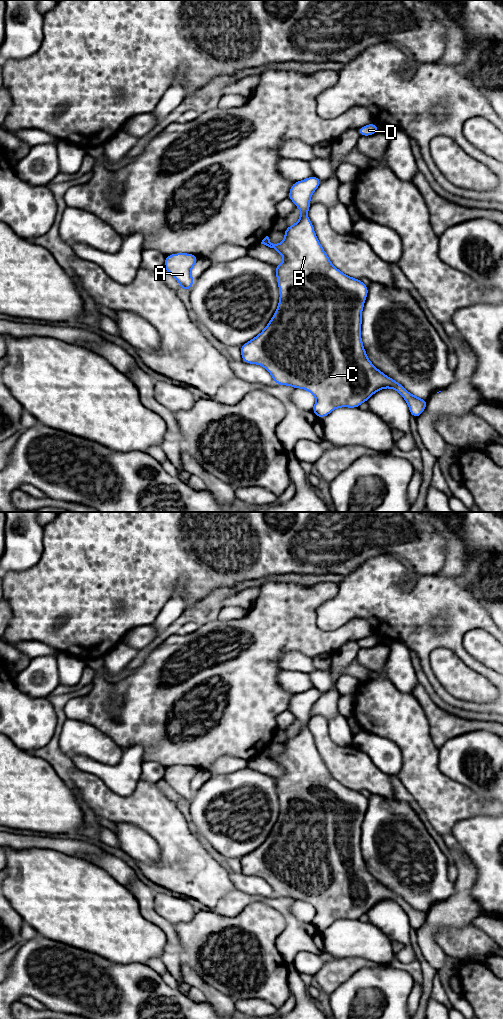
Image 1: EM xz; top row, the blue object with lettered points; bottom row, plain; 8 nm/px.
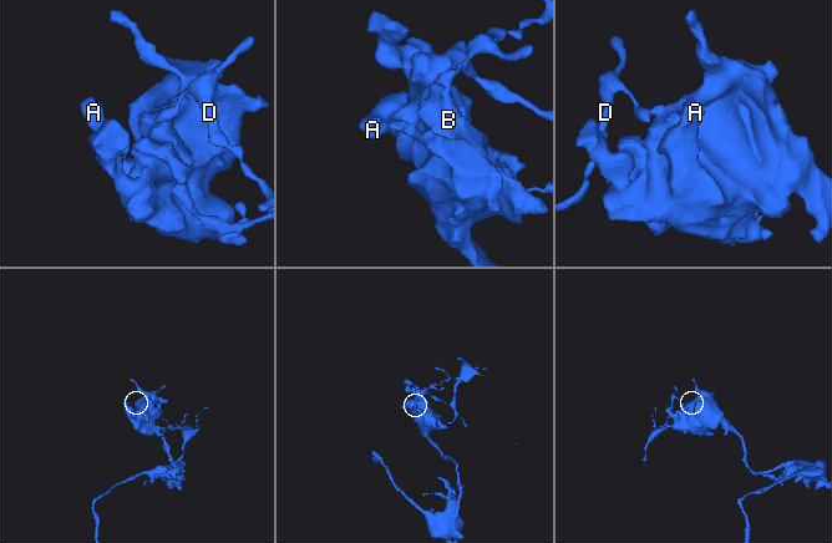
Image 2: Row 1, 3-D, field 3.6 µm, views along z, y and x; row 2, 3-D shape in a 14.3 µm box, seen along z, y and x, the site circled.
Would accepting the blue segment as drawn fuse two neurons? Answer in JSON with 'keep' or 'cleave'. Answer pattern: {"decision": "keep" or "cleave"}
{"decision": "cleave"}

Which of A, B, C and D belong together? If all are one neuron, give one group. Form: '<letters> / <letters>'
A B C / D

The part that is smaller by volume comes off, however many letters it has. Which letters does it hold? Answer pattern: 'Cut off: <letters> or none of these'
Cut off: D

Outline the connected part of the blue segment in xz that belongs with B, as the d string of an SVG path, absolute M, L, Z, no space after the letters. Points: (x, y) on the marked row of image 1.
M307 216L290 225L284 231L284 235L285 239L280 244L272 244L268 236L261 242L285 258L283 263L275 265L280 300L276 312L264 330L240 347L242 361L263 366L272 375L277 385L289 385L295 389L301 388L311 392L316 398L312 411L320 419L339 407L357 408L383 388L392 388L400 393L409 406L410 415L419 417L429 400L409 393L402 384L382 373L367 358L360 328L368 286L333 266Z

